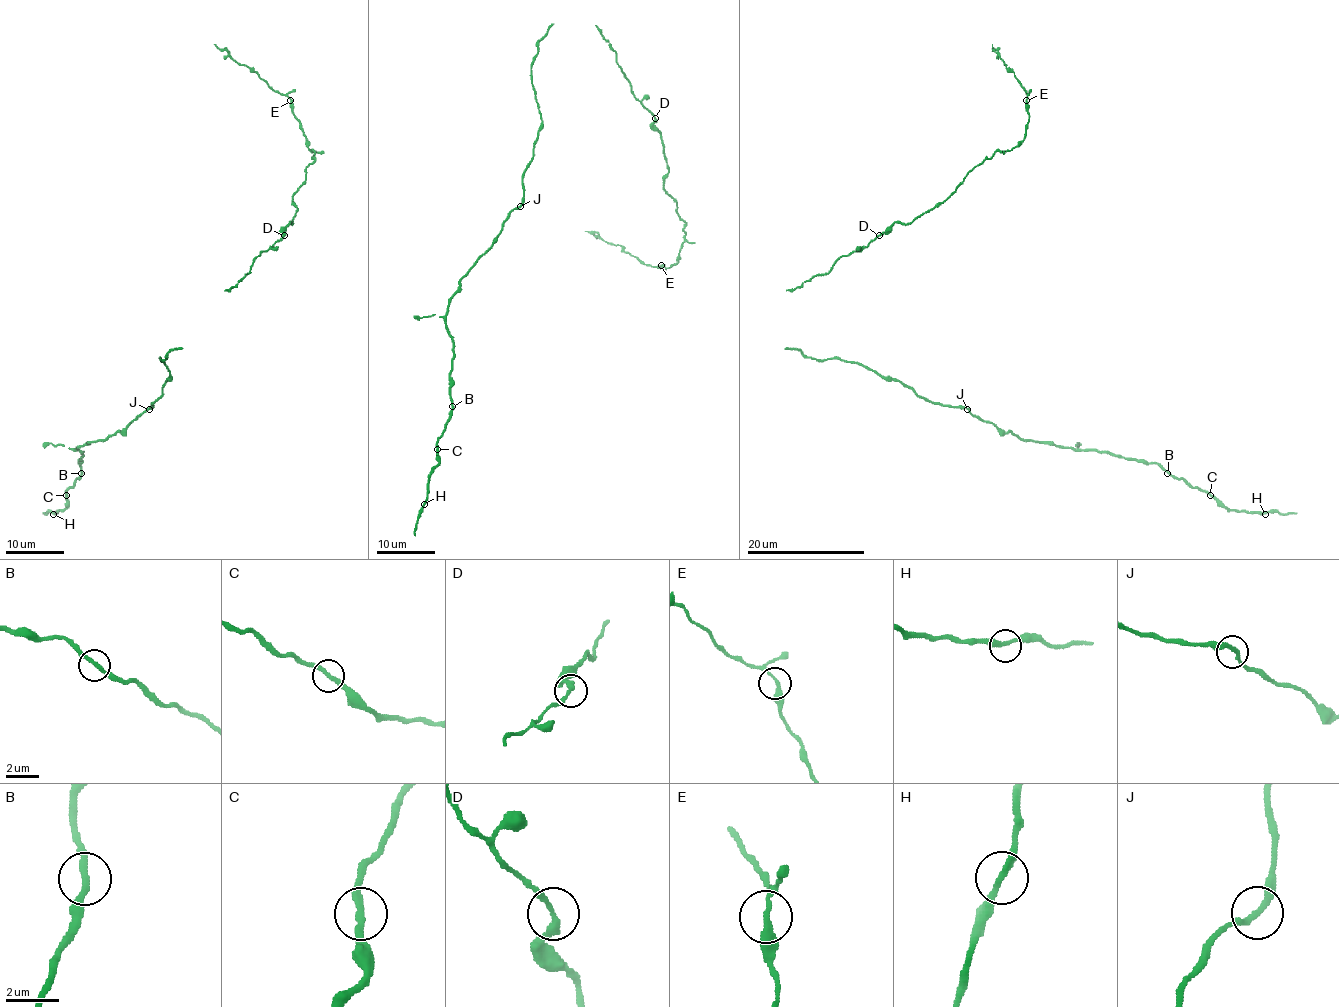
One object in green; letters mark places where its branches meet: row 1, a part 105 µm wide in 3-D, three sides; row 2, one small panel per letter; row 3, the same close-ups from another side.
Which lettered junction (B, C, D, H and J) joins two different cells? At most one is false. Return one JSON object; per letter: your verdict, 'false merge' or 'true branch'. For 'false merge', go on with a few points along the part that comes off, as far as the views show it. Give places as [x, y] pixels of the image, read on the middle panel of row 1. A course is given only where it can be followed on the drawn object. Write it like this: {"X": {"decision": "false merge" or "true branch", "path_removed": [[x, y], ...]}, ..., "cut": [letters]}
{"B": {"decision": "true branch"}, "C": {"decision": "true branch"}, "D": {"decision": "true branch"}, "H": {"decision": "true branch"}, "J": {"decision": "true branch"}, "cut": []}

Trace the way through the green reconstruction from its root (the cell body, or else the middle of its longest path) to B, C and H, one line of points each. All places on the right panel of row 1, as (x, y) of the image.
B: (813, 358), (858, 362), (900, 380), (933, 403), (964, 406), (975, 417), (1022, 439), (1144, 459), (1167, 473)
C: (813, 358), (858, 362), (900, 380), (933, 403), (964, 406), (975, 417), (1022, 439), (1156, 462), (1210, 495)
H: (813, 358), (858, 362), (900, 380), (933, 403), (964, 406), (1022, 439), (1156, 462), (1231, 509), (1265, 514)

